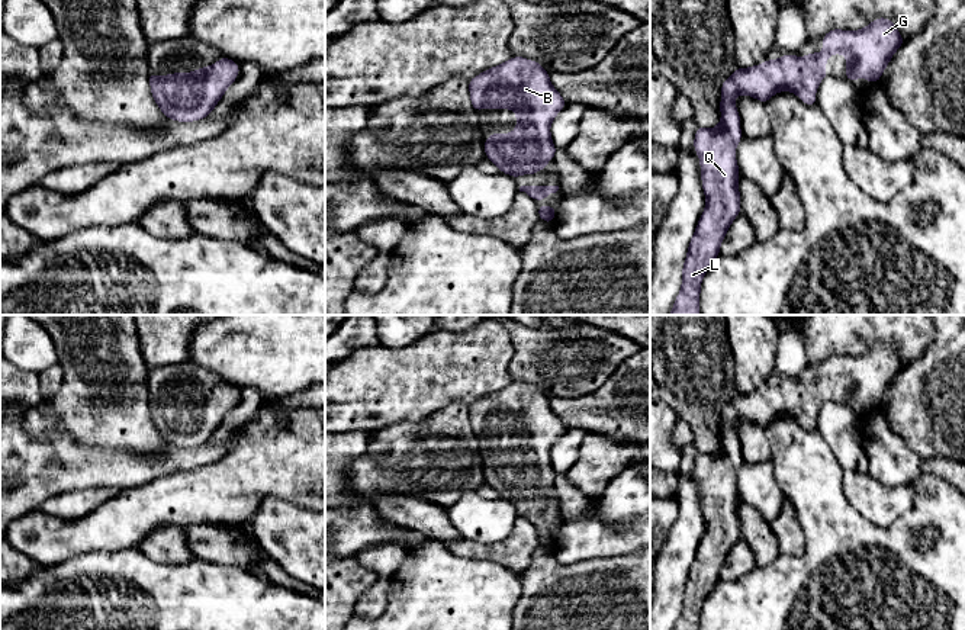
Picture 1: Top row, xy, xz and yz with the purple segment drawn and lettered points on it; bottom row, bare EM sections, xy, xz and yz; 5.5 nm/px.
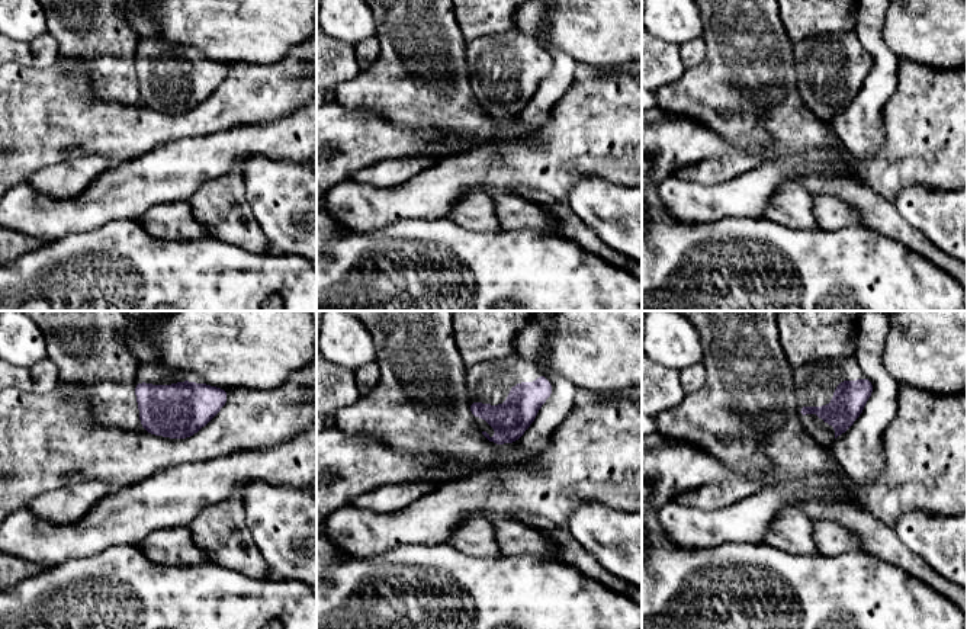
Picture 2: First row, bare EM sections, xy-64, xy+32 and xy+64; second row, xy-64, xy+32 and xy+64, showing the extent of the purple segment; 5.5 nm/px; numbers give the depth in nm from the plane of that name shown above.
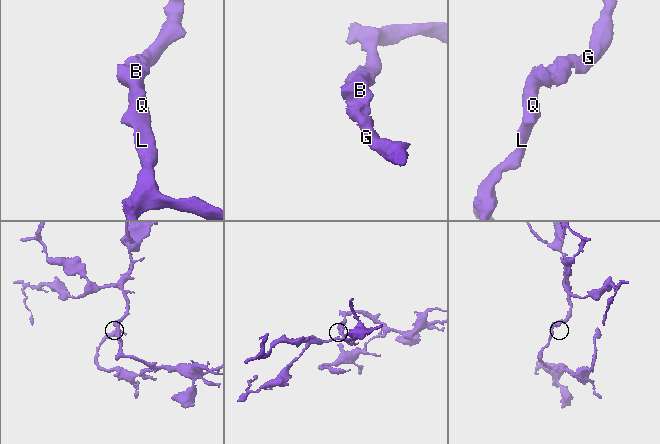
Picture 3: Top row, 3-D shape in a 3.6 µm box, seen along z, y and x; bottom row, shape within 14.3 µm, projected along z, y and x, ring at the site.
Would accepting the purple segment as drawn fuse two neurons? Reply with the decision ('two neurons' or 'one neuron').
one neuron

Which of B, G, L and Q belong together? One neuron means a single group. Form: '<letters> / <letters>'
B G L Q

